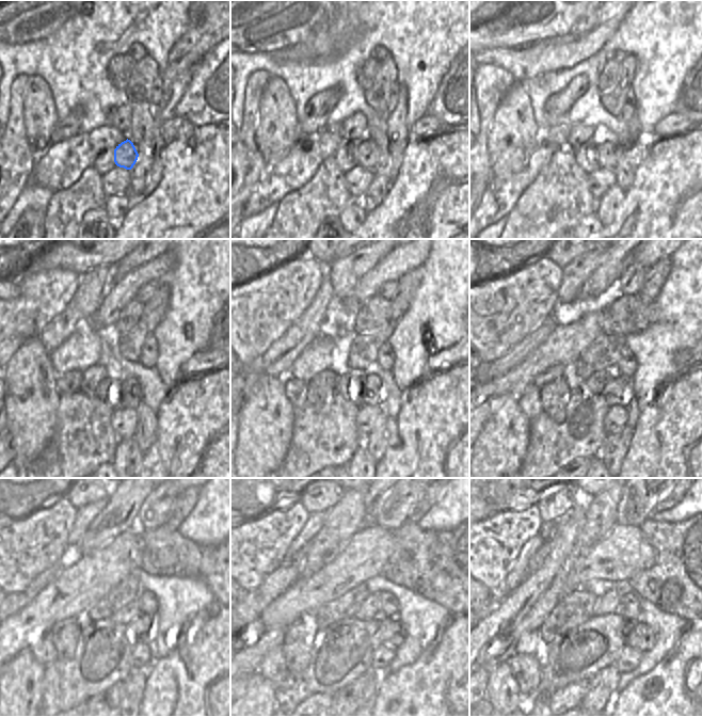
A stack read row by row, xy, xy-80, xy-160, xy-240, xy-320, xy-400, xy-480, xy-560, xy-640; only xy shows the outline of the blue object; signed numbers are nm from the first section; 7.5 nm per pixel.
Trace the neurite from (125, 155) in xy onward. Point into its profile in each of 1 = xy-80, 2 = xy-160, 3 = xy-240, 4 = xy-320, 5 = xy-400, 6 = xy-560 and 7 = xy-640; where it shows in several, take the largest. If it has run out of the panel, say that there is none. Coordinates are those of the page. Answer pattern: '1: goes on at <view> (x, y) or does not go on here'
1: goes on at xy-80 (366, 149)
2: goes on at xy-160 (607, 153)
3: goes on at xy-240 (132, 398)
4: goes on at xy-320 (373, 391)
5: goes on at xy-400 (612, 392)
6: goes on at xy-560 (391, 632)
7: goes on at xy-640 (639, 636)

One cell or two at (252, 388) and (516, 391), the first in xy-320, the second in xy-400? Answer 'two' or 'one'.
two

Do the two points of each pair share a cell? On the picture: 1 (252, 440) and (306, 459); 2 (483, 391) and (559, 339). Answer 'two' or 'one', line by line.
1: two
2: one

